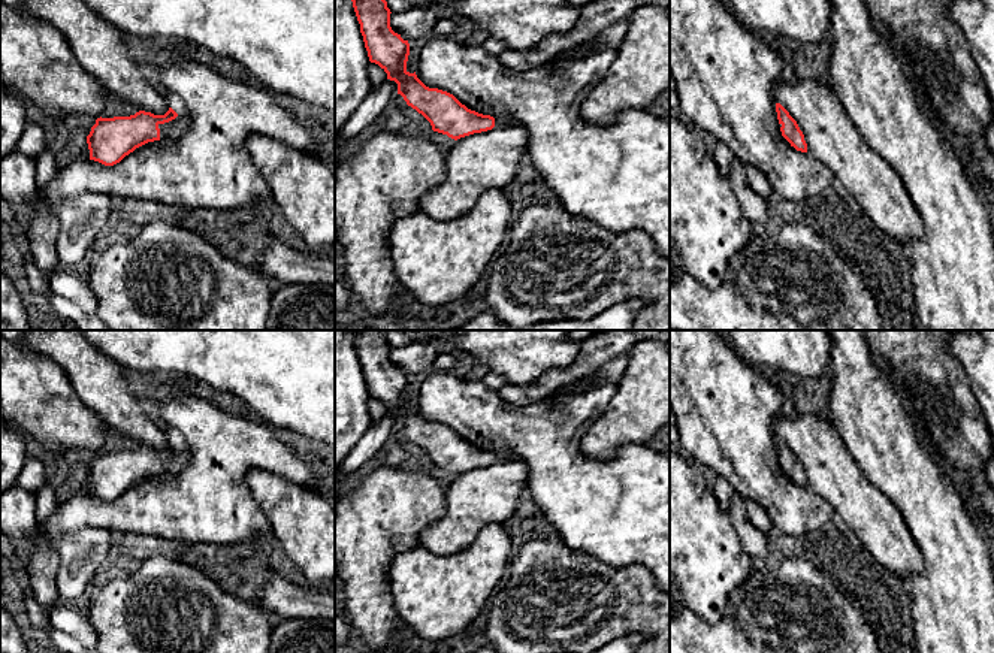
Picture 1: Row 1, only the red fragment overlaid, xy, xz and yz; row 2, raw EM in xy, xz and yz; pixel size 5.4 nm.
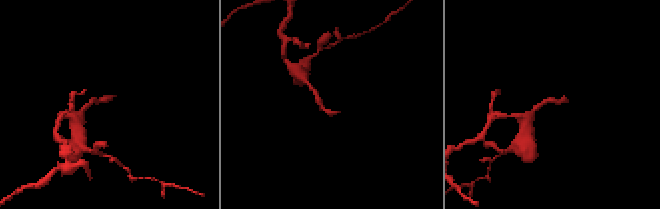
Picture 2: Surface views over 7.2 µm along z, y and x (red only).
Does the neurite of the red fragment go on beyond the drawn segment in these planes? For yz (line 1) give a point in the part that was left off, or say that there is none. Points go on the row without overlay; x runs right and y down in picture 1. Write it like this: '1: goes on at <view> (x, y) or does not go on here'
1: does not go on here

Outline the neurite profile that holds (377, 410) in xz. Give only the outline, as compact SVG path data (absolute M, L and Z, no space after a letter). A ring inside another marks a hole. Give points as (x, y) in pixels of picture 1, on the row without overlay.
M369 397L368 409L372 420L372 426L378 424L387 415L387 408L375 397Z

